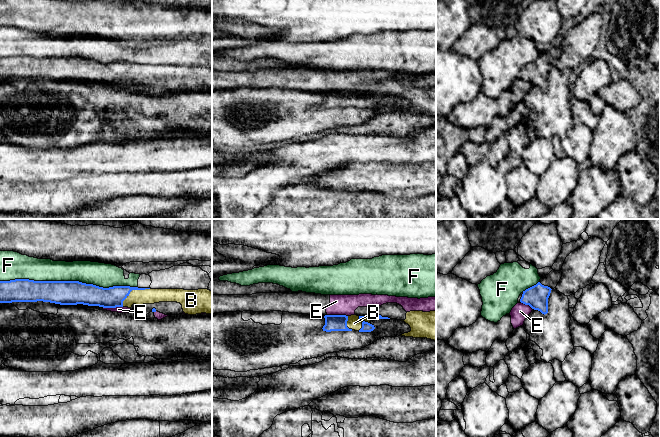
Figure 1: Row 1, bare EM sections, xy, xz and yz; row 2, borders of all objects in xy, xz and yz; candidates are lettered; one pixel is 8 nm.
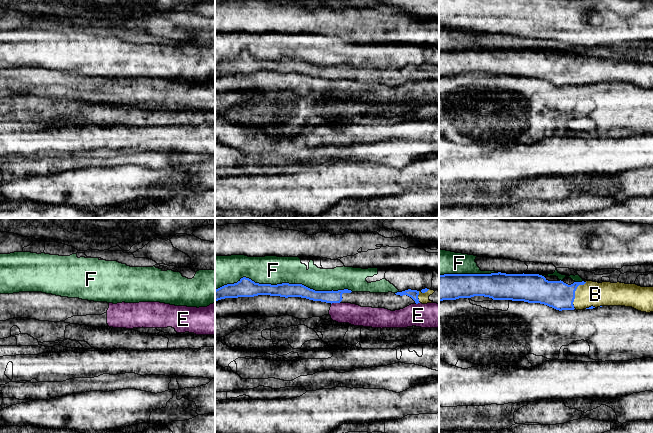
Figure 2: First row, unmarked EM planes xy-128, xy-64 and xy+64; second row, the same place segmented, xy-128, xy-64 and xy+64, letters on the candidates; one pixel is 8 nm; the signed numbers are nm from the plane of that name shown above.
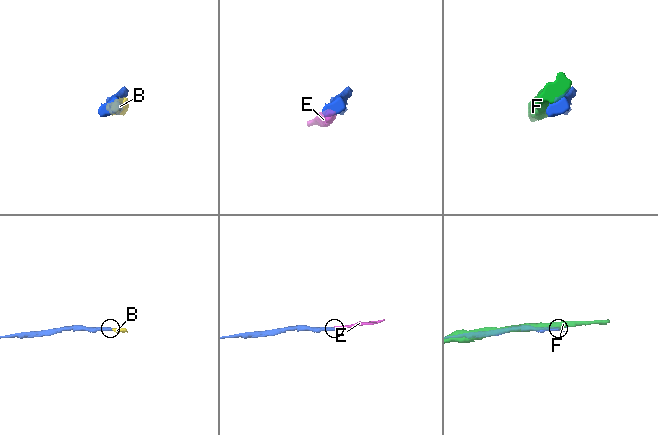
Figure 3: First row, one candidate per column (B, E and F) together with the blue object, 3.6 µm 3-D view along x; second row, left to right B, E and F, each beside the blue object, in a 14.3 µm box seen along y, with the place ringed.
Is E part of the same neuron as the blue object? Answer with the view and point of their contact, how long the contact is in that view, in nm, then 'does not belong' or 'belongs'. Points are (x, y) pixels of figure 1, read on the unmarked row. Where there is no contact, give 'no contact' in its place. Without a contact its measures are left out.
contact xz (337, 91); length 170 nm; does not belong

